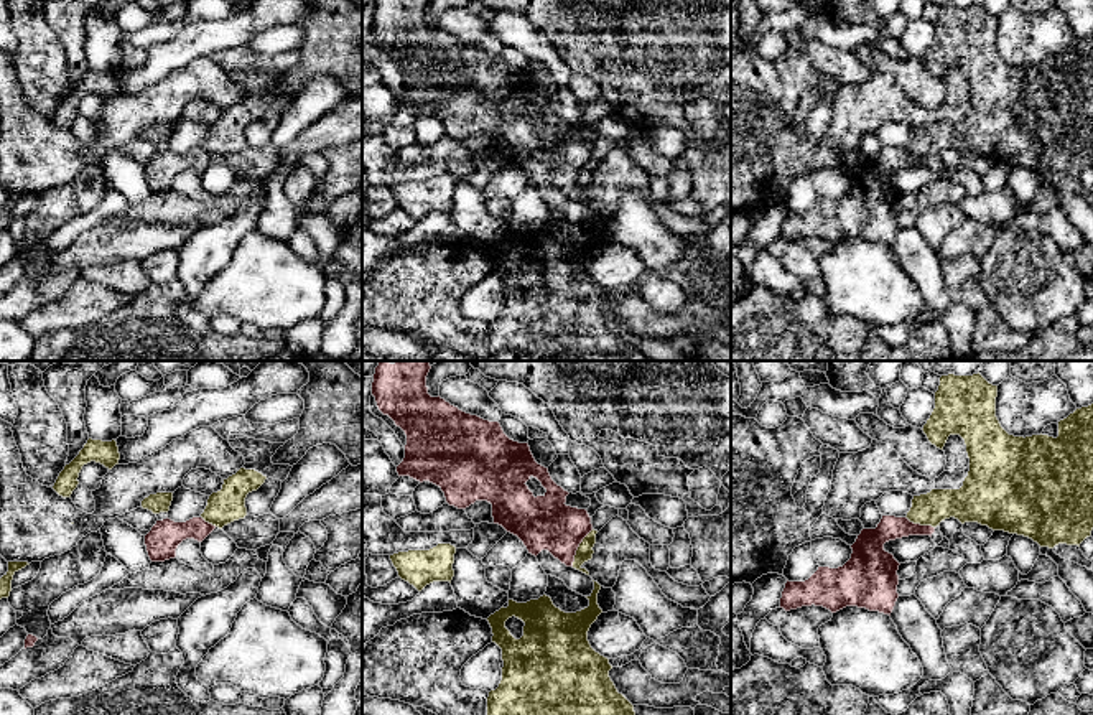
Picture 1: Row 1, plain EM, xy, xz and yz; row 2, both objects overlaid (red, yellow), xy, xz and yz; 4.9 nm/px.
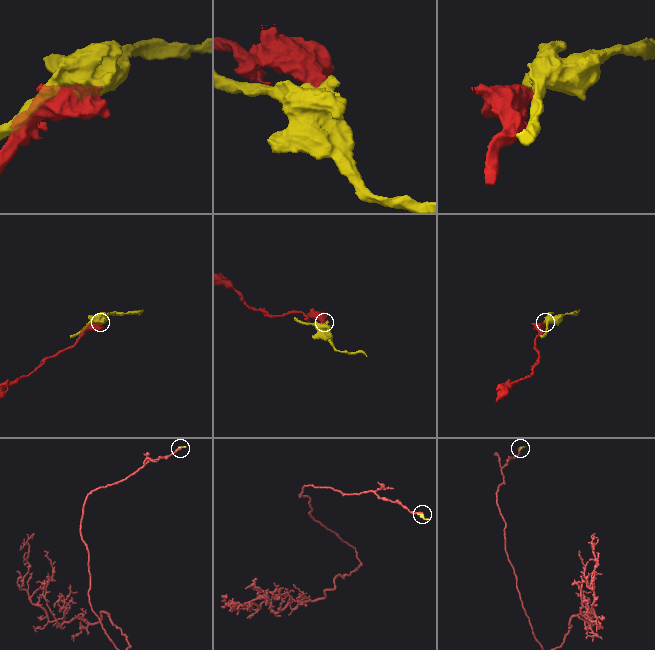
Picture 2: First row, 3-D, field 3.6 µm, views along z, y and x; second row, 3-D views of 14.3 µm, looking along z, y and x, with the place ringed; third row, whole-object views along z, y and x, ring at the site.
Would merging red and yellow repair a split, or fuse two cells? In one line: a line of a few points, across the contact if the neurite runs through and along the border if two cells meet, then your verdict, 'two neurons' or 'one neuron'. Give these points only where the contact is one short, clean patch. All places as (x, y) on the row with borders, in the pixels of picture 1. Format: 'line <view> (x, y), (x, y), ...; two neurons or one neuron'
line xz (593, 529), (580, 544), (572, 565); two neurons

